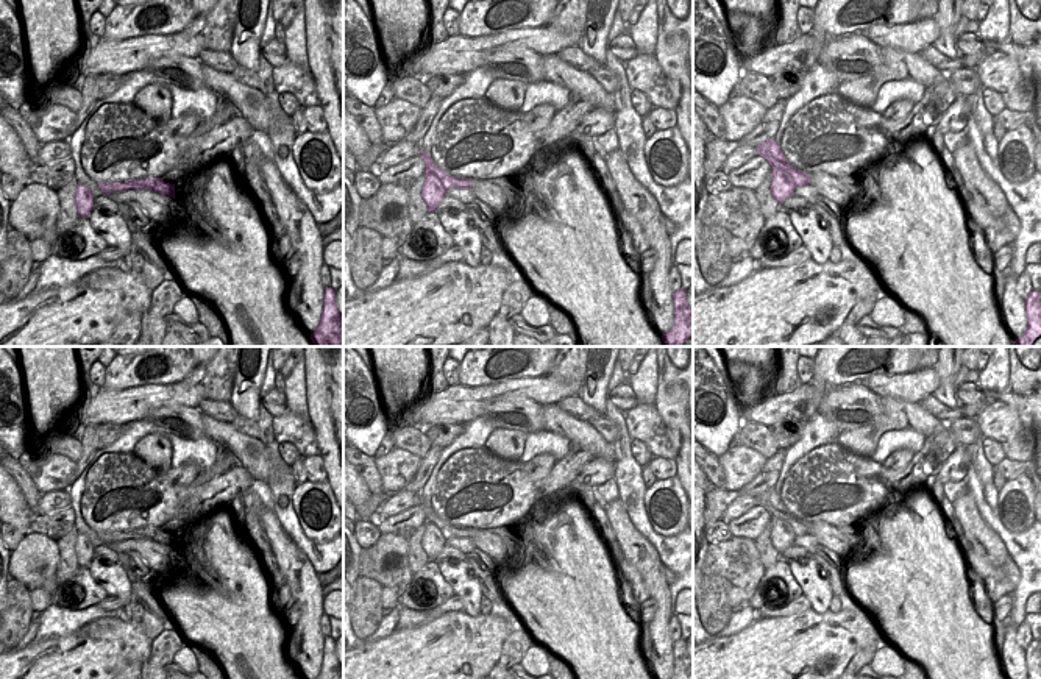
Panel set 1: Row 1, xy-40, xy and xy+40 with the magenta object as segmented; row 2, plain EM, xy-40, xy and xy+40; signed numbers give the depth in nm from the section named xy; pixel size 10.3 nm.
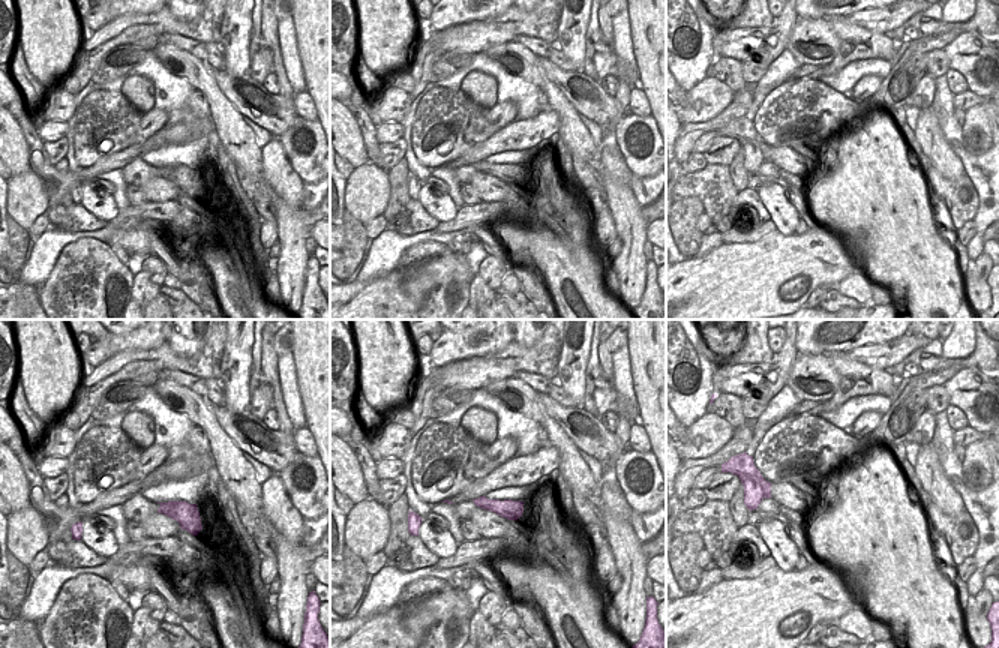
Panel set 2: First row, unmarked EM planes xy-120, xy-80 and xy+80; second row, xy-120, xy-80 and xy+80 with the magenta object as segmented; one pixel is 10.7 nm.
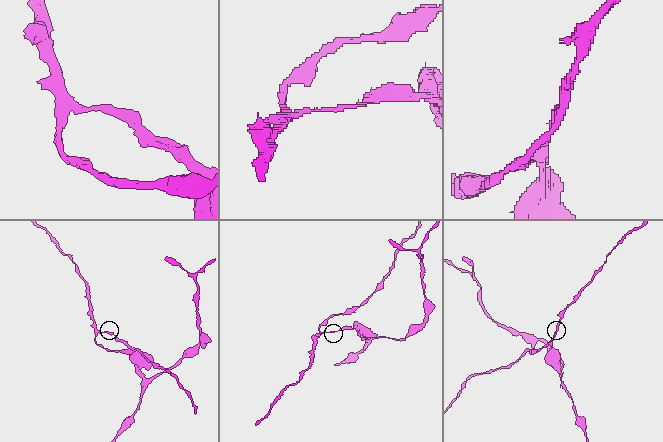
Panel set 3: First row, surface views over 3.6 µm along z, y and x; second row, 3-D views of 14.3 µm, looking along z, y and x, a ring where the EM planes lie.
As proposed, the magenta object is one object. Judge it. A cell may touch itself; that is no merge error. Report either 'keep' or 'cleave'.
cleave

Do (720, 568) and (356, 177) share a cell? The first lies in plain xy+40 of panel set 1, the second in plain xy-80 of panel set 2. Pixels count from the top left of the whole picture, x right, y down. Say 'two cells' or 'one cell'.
two cells

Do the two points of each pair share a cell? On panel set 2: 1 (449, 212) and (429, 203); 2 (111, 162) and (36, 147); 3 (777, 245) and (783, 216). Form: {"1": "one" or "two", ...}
{"1": "one", "2": "one", "3": "two"}

